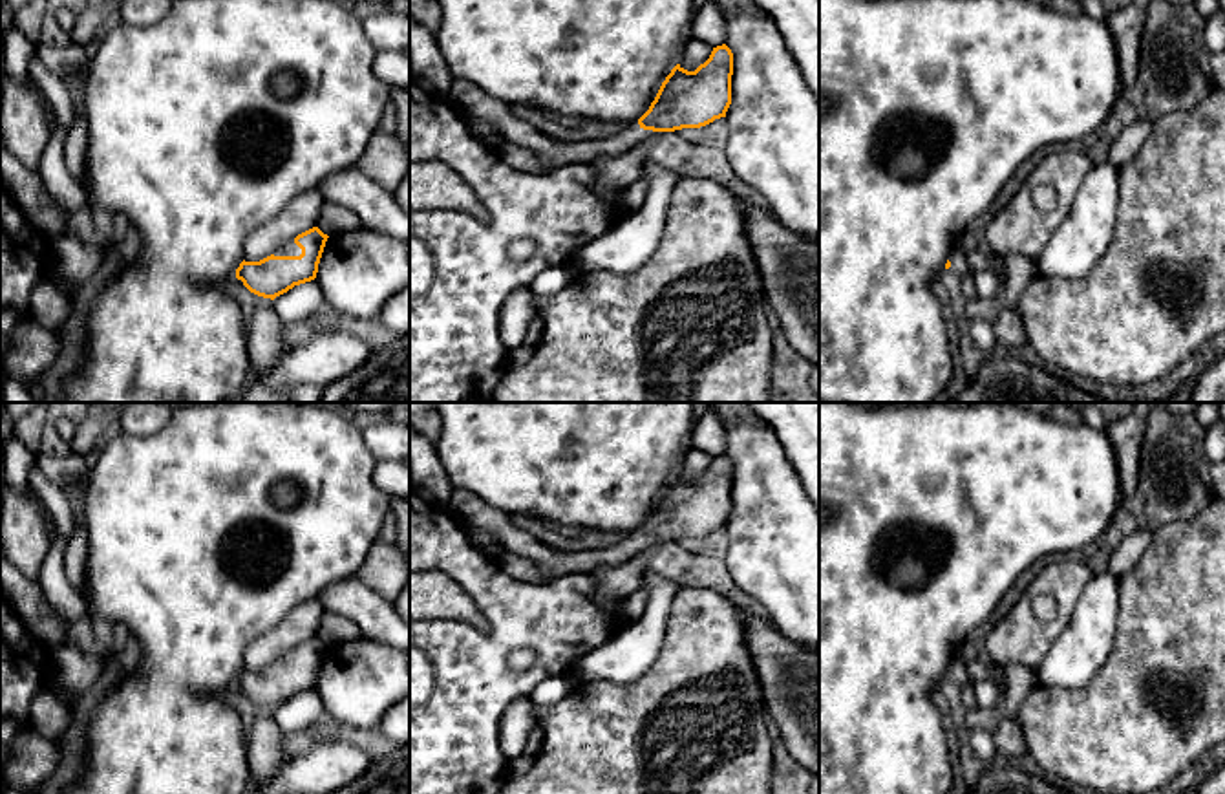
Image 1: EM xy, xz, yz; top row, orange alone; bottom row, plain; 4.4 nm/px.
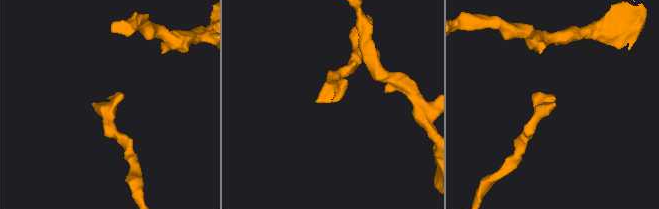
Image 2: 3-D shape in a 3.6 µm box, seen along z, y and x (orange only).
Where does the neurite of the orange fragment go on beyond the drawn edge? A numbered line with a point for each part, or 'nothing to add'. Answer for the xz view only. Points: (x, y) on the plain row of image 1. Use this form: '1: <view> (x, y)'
1: xz (468, 509)

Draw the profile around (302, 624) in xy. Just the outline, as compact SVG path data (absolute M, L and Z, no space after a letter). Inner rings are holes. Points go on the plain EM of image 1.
M316 598L300 604L274 629L254 640L243 655L245 671L260 671L298 644L316 637L325 609Z

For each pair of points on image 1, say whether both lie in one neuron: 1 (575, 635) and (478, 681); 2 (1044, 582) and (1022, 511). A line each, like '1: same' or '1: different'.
1: same
2: different

